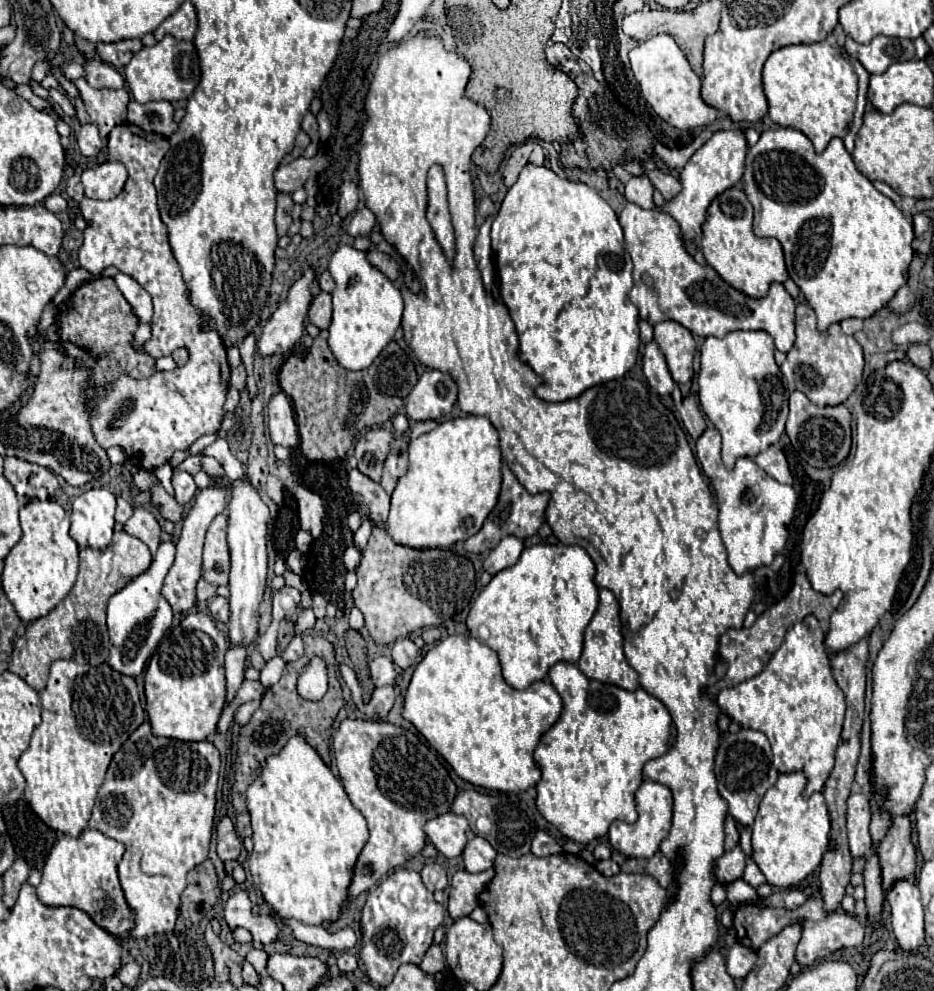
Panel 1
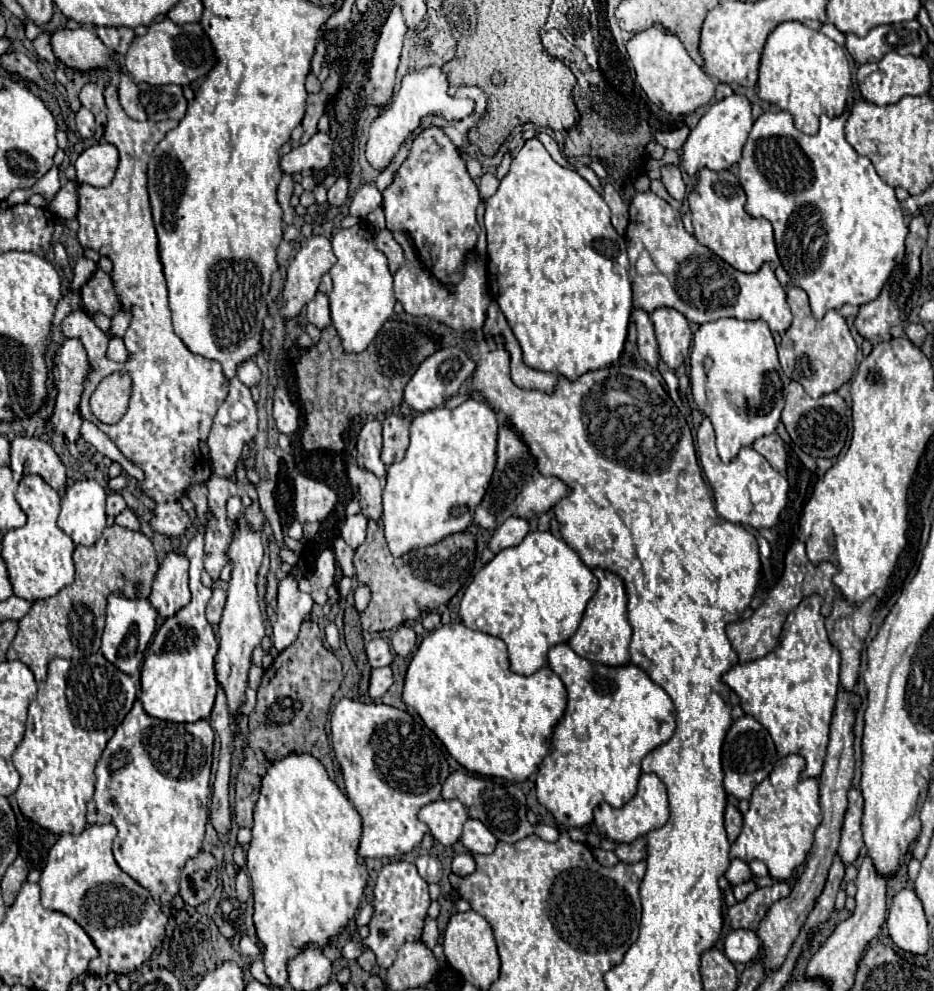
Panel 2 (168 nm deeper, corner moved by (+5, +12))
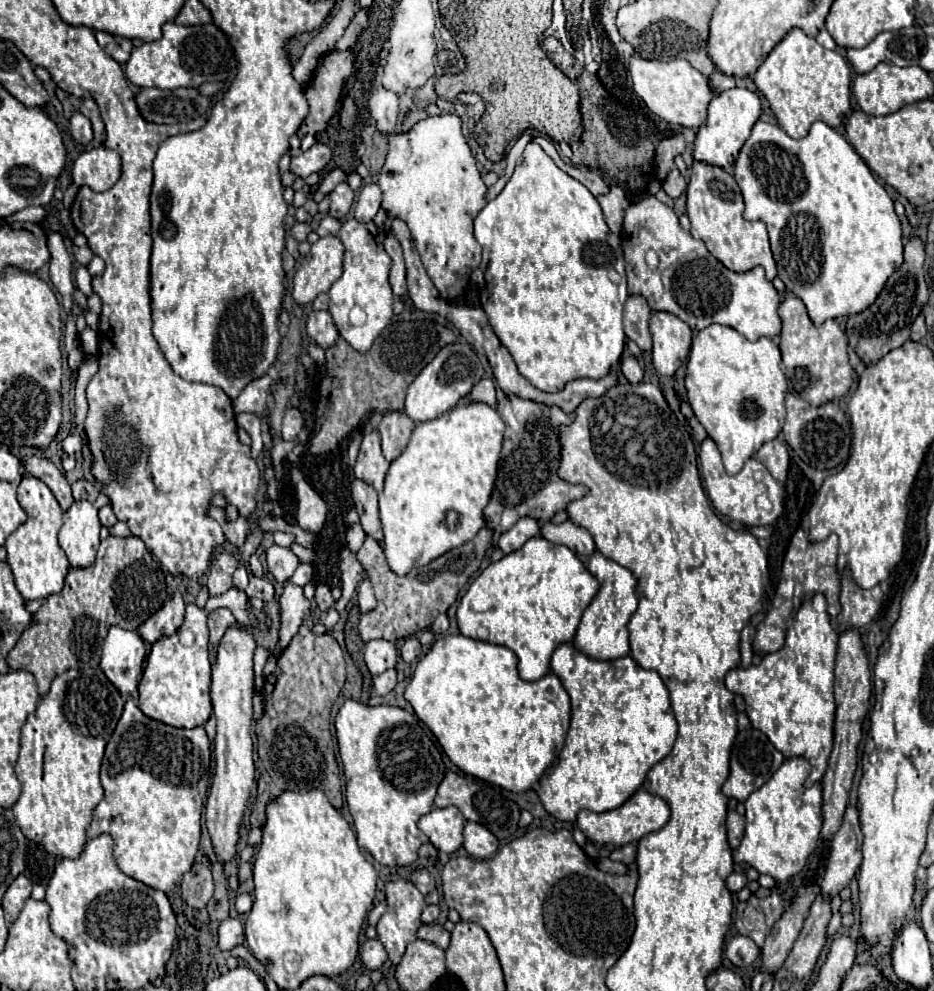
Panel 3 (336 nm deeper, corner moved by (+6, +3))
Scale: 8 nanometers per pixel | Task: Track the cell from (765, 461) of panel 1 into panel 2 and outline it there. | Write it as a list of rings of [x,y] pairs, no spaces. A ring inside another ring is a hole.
[[[777,432],[763,436],[759,440],[753,442],[753,448],[767,458],[767,462],[781,474],[785,474],[787,470],[787,452],[785,452],[785,444],[781,440],[781,436]]]

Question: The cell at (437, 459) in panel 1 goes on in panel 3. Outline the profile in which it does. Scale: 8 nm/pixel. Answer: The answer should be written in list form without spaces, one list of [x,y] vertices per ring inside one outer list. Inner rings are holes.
[[[466,403],[446,411],[444,415],[418,423],[404,453],[390,463],[384,491],[380,493],[380,521],[384,529],[384,553],[396,575],[406,575],[412,567],[426,565],[446,551],[460,547],[472,539],[484,523],[484,507],[492,495],[504,423],[496,409],[486,403]]]

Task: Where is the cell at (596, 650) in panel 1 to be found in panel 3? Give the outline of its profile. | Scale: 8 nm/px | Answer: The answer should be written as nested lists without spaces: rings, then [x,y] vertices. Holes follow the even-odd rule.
[[[600,553],[592,555],[588,569],[598,579],[600,589],[582,615],[580,627],[574,637],[574,647],[578,651],[582,651],[584,655],[588,655],[590,659],[598,659],[598,661],[614,661],[614,659],[626,657],[626,655],[630,655],[628,621],[638,607],[636,577],[628,569],[620,567],[618,563],[602,557]]]

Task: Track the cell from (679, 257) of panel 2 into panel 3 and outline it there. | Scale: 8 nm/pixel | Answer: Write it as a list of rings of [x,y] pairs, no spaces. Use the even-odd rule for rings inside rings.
[[[654,195],[630,205],[626,209],[624,217],[624,229],[622,229],[622,249],[624,249],[624,259],[626,259],[626,275],[628,275],[628,293],[630,295],[640,295],[646,299],[648,307],[652,311],[668,311],[676,317],[680,317],[692,331],[702,331],[712,323],[718,325],[728,325],[734,327],[738,333],[742,333],[746,339],[756,341],[758,337],[774,337],[780,335],[782,329],[782,319],[778,317],[778,305],[780,305],[780,295],[774,289],[774,285],[766,279],[762,267],[754,267],[752,271],[746,273],[734,273],[728,271],[716,257],[710,255],[706,245],[700,239],[694,239],[690,233],[686,233],[678,217],[670,207],[660,203]],[[646,251],[656,251],[660,257],[658,267],[652,271],[648,269],[644,261]]]

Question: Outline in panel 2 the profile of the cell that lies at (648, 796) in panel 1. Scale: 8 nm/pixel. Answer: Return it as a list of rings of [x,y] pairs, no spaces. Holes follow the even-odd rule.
[[[641,774],[639,788],[633,800],[629,800],[621,808],[613,808],[607,802],[603,802],[593,810],[593,816],[595,816],[593,822],[601,834],[609,836],[615,842],[633,842],[635,838],[645,836],[655,828],[661,828],[669,820],[669,798],[665,784],[655,774]]]

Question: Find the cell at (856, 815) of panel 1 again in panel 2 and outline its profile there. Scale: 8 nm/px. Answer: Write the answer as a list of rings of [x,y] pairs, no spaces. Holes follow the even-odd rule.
[[[849,790],[849,808],[845,814],[843,830],[841,830],[841,844],[839,844],[839,858],[845,864],[853,864],[863,848],[861,836],[861,816],[863,816],[863,796],[861,790]]]

